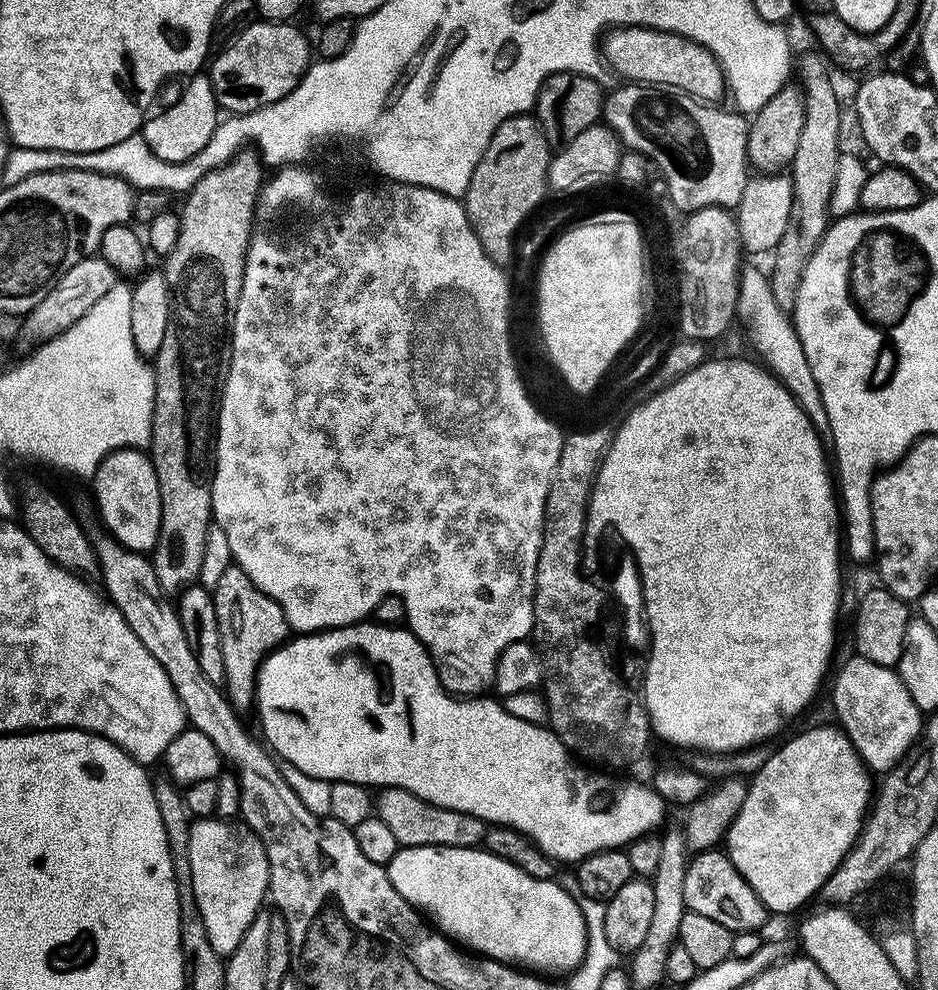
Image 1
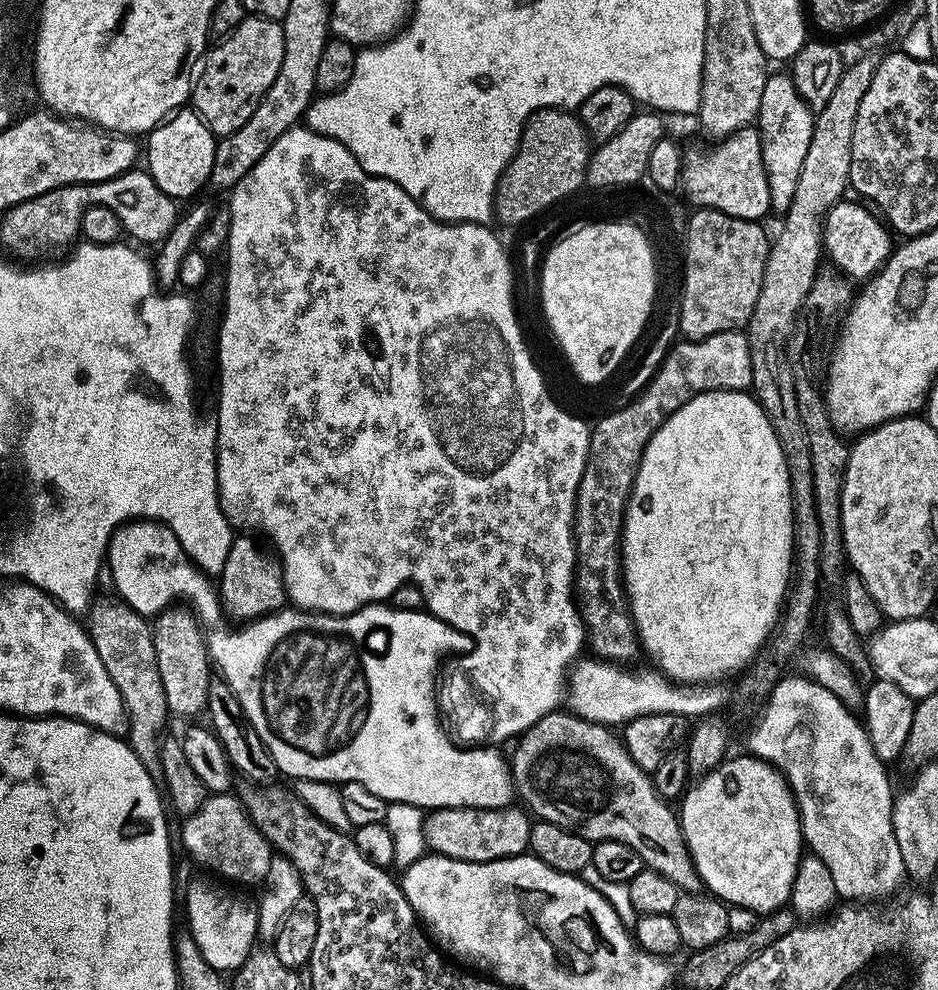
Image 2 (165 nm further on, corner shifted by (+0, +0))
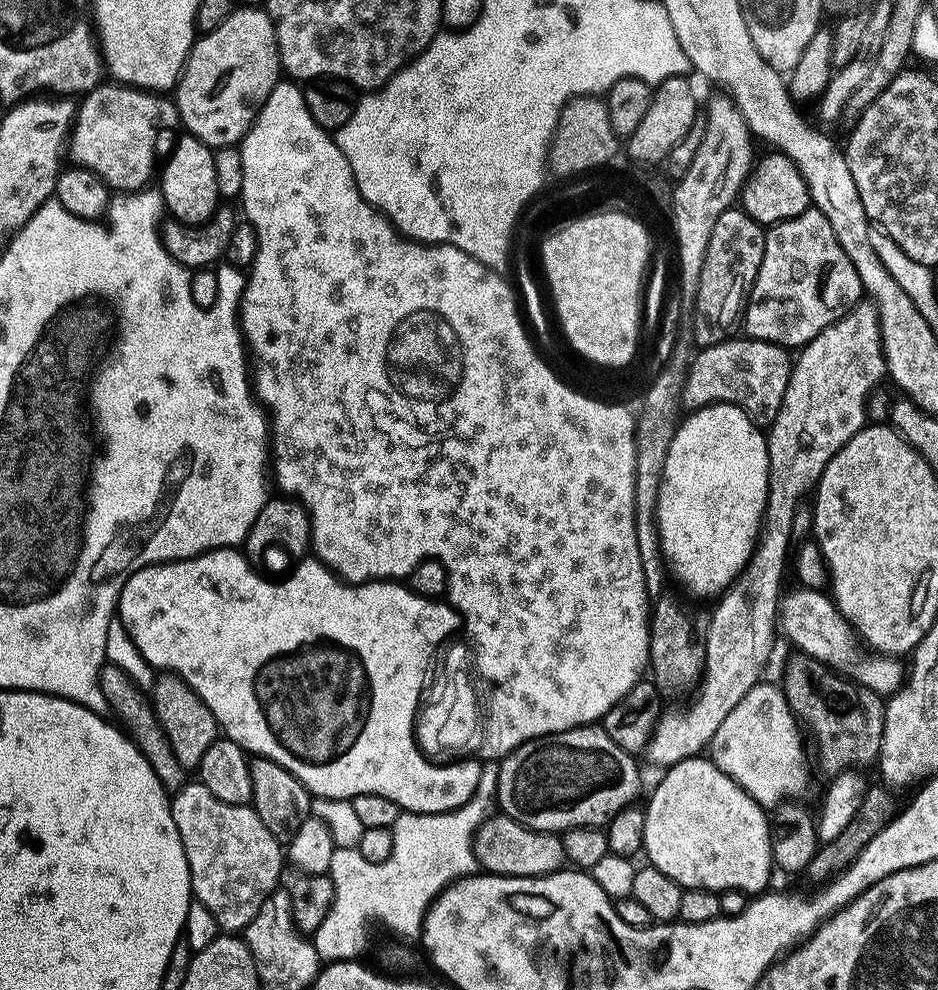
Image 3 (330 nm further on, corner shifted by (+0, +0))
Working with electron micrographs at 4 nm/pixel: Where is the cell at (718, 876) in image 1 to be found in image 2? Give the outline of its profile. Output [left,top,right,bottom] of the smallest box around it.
[510,710,702,893]

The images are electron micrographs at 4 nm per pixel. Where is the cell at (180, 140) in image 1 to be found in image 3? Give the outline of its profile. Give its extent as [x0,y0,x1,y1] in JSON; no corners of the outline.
[163,134,222,228]

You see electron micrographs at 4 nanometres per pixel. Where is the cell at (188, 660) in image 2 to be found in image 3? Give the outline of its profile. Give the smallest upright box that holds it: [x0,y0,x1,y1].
[150,674,221,770]

